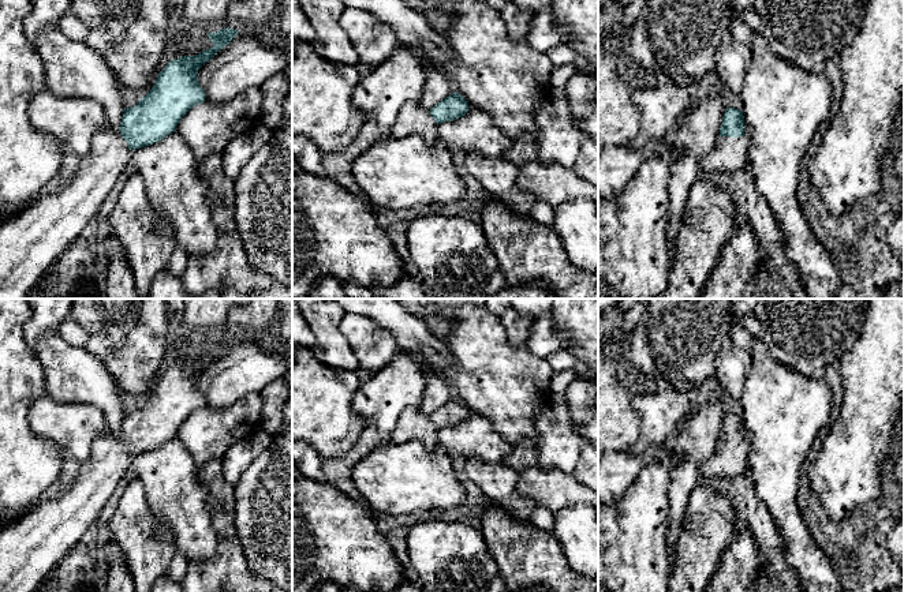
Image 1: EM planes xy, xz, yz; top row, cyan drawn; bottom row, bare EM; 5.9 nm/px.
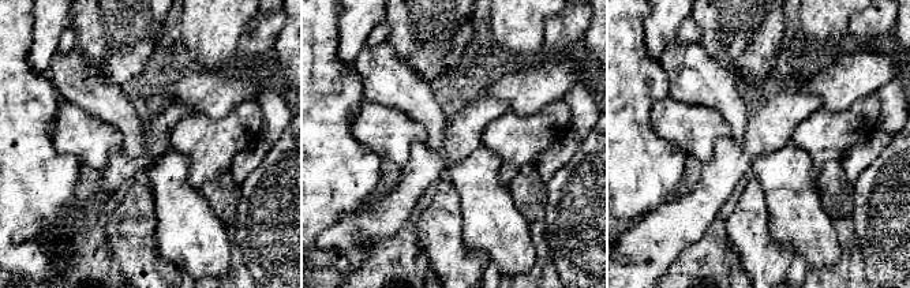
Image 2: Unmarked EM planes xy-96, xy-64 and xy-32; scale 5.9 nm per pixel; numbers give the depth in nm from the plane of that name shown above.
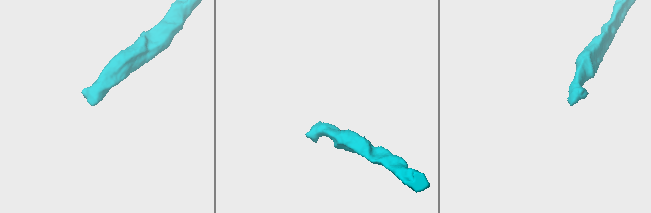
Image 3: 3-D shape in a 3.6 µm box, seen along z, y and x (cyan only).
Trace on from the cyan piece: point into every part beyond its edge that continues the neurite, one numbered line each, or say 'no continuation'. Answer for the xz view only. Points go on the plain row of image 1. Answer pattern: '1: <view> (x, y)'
1: xz (413, 424)

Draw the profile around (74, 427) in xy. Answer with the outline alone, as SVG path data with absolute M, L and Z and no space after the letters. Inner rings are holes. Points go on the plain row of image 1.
M48 394L31 404L29 420L37 435L71 453L81 464L89 458L93 441L109 432L97 406L60 402Z

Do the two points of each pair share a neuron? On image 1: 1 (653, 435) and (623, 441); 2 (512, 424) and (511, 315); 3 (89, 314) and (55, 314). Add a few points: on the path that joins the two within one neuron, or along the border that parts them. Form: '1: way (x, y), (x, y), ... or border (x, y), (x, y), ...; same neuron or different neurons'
1: border (634, 407), (639, 415), (639, 437), (626, 450); different neurons
2: border (499, 317), (507, 340), (514, 345), (525, 344); different neurons
3: border (70, 313), (71, 317); different neurons

